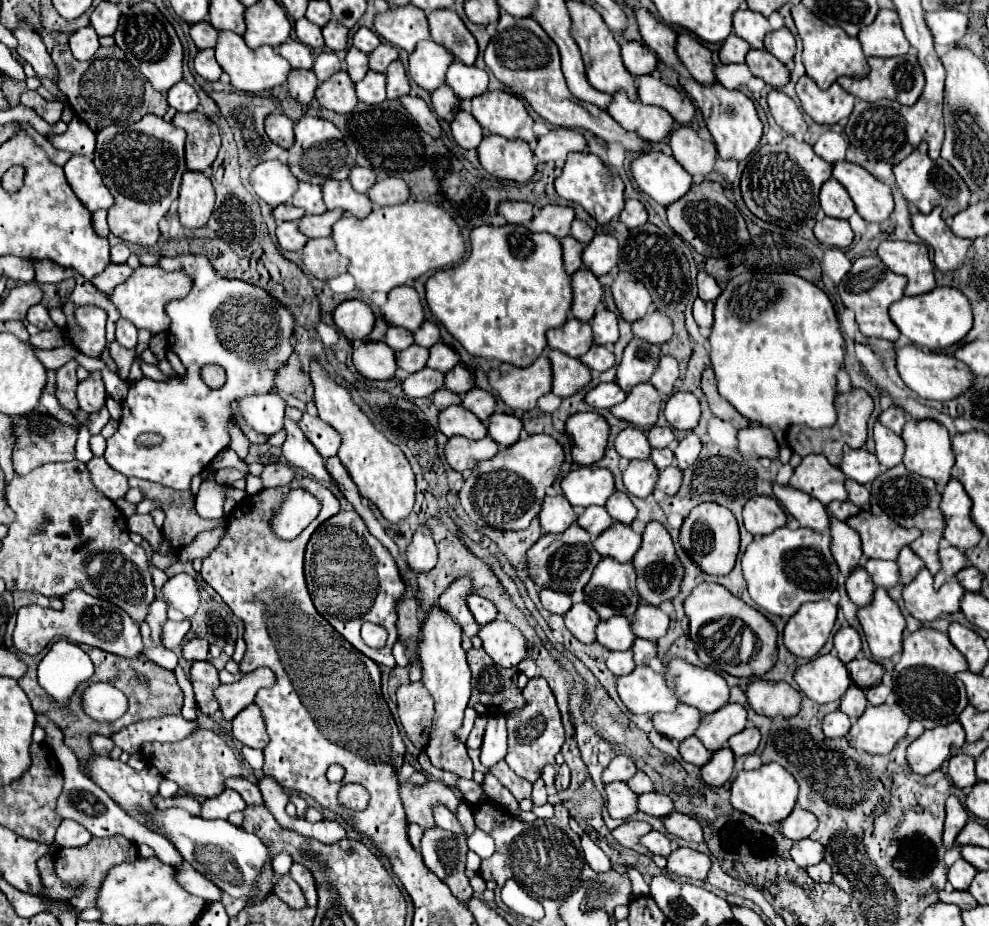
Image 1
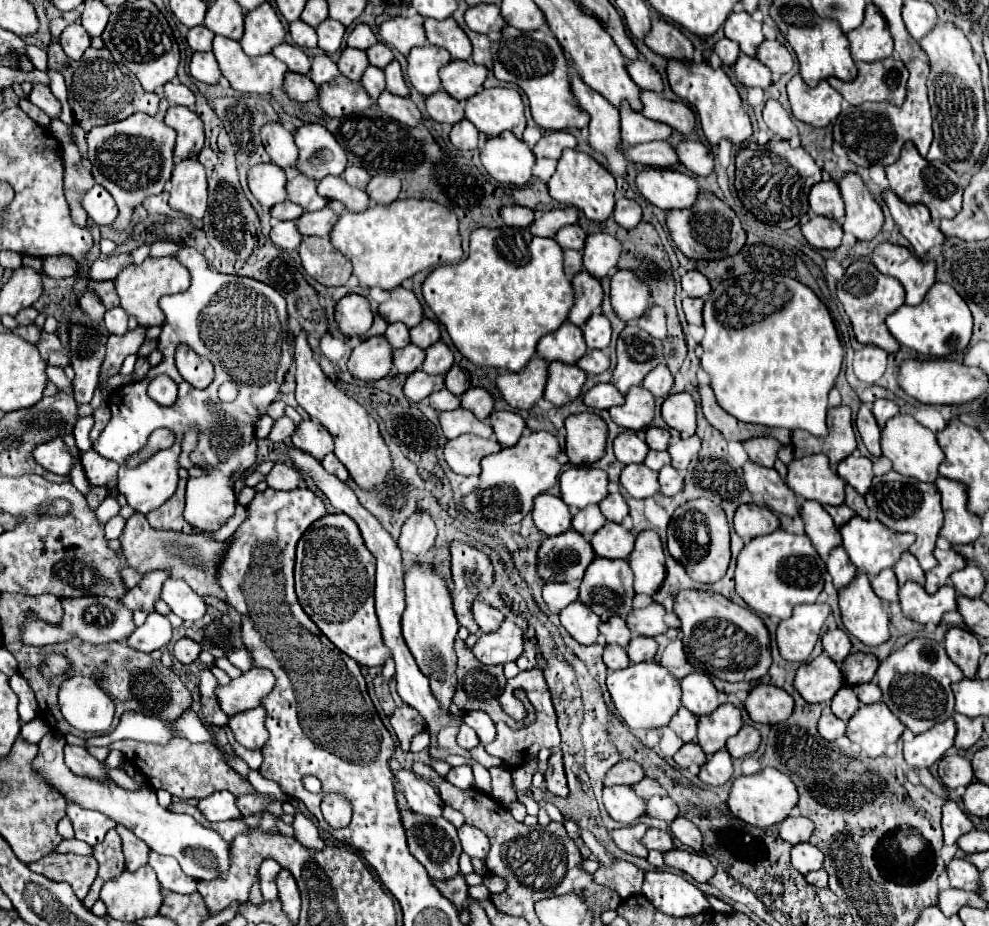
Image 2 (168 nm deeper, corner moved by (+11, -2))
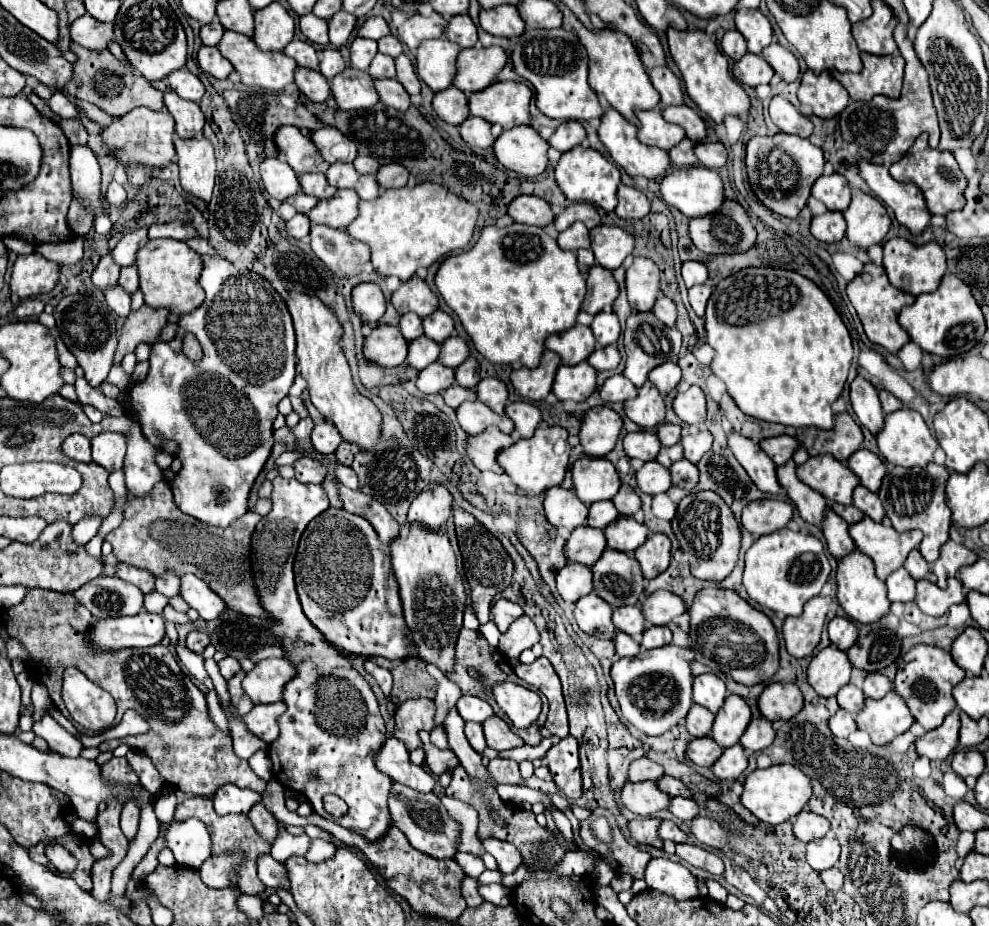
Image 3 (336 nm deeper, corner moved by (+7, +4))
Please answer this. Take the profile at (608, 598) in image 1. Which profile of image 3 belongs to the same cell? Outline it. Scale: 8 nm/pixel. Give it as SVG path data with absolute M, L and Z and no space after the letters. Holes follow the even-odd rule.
M605 549L591 571L593 593L607 601L611 607L639 603L643 593L643 575L633 555Z

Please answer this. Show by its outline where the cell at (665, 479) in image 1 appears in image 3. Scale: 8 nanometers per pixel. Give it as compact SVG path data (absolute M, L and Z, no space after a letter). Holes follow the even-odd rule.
M679 459L677 463L673 463L669 467L671 471L671 479L673 479L673 485L675 487L681 487L681 489L693 489L697 485L697 479L699 479L699 471L697 467L687 461L687 459Z

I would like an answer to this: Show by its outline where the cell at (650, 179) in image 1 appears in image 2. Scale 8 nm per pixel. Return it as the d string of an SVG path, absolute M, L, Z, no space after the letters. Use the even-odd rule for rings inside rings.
M645 169L637 175L641 195L663 211L689 209L699 197L699 183L695 177L673 169Z

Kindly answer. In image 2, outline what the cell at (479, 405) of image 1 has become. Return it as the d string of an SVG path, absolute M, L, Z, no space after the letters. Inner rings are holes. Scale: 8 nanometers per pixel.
M471 387L461 395L461 407L469 409L477 419L485 421L493 411L493 397L483 387Z

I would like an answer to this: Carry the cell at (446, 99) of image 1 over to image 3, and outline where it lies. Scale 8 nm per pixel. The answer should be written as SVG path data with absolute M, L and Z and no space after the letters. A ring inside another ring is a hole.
M447 87L433 97L435 113L449 125L461 125L469 117L467 95L457 91L457 87Z

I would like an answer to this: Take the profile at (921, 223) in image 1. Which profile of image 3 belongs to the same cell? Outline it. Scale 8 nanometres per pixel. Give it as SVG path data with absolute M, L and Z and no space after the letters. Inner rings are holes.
M861 161L859 167L861 177L867 181L875 197L879 197L887 207L891 207L897 221L905 225L915 237L931 225L931 213L917 185L897 183L883 165L871 165L867 161Z

